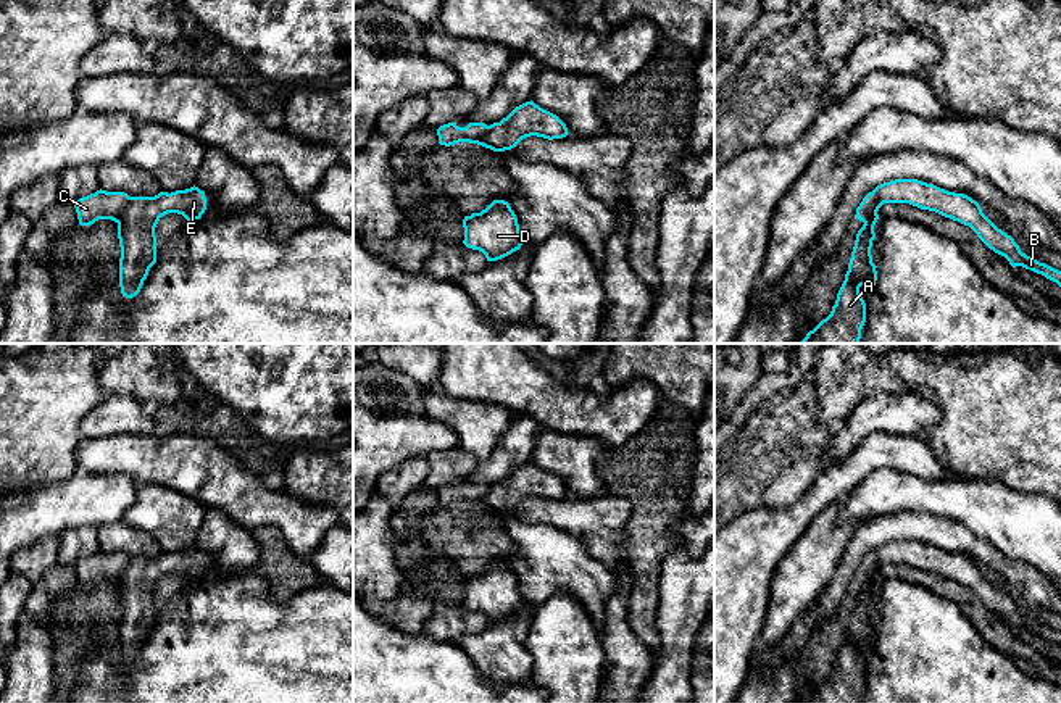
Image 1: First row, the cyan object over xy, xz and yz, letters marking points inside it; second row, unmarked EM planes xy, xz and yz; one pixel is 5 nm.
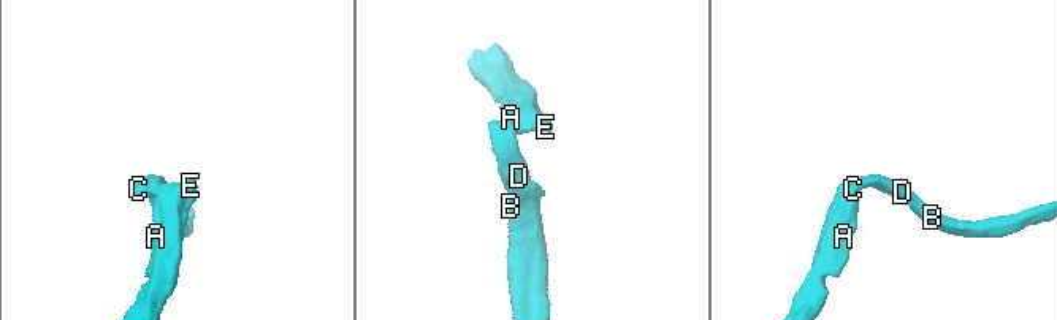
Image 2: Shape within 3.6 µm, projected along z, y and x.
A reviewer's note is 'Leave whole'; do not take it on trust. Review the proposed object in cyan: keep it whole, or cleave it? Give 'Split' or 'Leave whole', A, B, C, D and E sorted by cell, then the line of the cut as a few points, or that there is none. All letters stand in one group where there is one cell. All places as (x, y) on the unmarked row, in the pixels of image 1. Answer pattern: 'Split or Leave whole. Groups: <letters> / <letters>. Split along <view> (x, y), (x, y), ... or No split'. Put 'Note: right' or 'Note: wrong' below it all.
Split. Groups: A E / B C D. Split along xy (131, 558), (118, 584)
Note: wrong

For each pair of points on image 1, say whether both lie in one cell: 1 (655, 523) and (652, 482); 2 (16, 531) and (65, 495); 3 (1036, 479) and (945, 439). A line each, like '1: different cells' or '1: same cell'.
1: same cell
2: same cell
3: same cell

